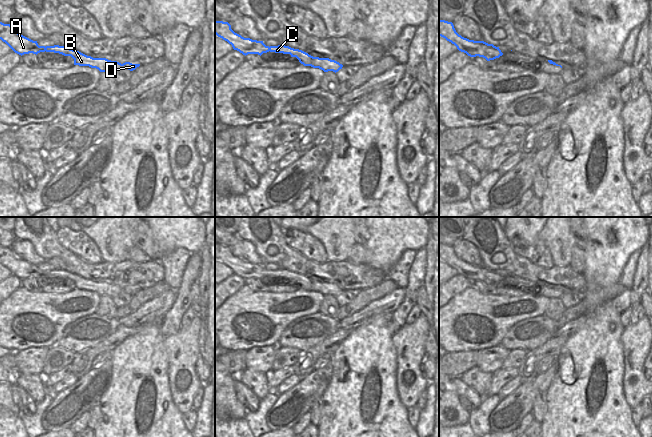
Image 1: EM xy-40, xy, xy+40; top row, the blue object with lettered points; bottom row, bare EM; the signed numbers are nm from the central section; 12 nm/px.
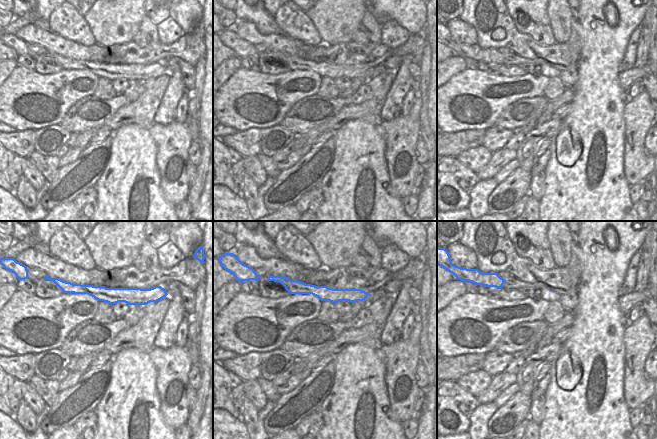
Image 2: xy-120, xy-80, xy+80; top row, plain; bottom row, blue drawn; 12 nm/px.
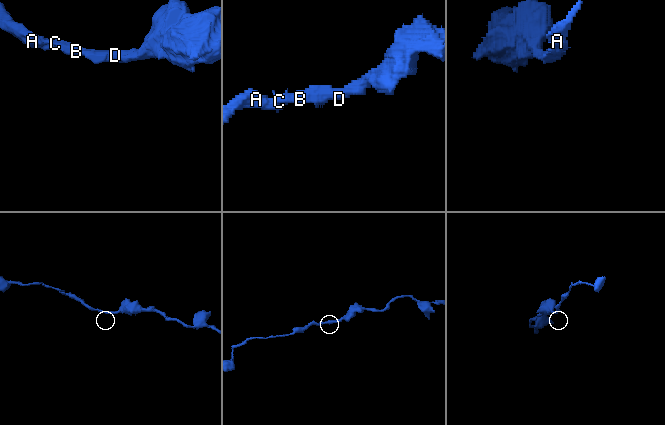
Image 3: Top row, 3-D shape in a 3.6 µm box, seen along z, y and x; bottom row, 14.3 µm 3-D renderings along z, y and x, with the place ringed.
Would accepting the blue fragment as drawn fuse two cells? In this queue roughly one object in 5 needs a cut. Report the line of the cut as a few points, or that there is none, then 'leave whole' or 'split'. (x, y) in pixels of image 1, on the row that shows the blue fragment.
no cut; leave whole

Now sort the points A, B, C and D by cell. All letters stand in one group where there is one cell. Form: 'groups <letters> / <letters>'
groups A B C D

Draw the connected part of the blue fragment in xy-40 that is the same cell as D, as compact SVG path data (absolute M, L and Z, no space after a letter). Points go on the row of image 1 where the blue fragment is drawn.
M0 22L0 39L21 56L29 53L37 55L45 51L59 53L64 56L71 56L74 59L74 65L89 66L98 69L100 72L115 73L121 69L133 71L140 66L140 64L132 64L130 62L121 64L106 58L93 58L65 46L39 46L37 41L33 41L18 33L11 24L4 24L2 22Z

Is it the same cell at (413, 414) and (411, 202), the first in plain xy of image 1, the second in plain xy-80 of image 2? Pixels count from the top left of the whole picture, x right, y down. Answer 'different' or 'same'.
same

